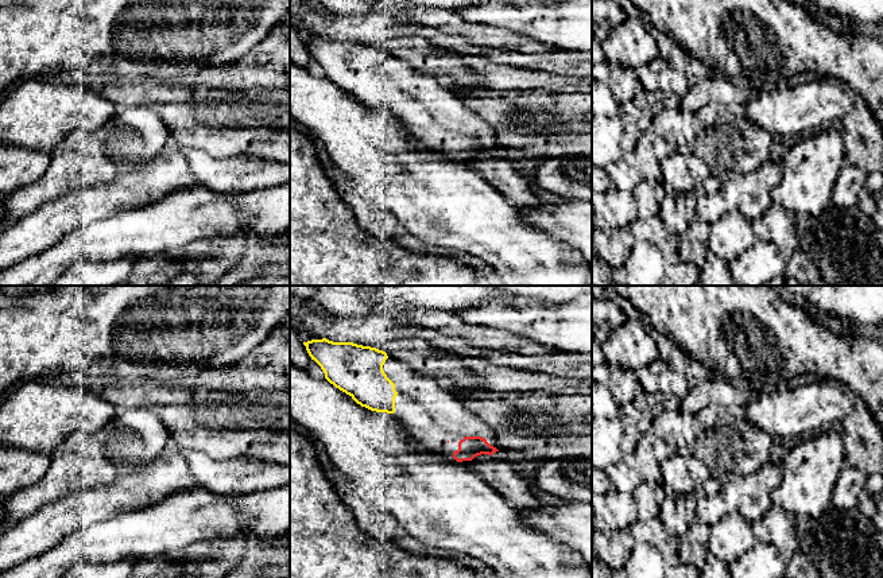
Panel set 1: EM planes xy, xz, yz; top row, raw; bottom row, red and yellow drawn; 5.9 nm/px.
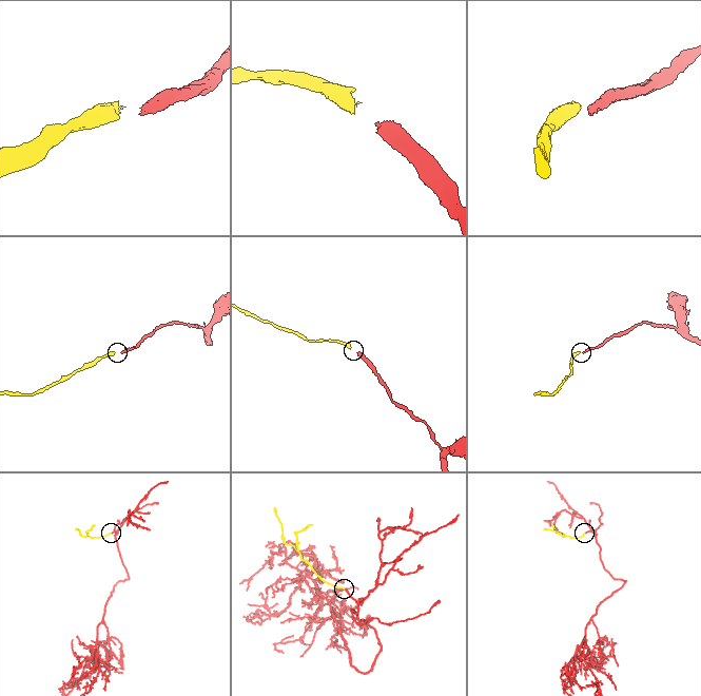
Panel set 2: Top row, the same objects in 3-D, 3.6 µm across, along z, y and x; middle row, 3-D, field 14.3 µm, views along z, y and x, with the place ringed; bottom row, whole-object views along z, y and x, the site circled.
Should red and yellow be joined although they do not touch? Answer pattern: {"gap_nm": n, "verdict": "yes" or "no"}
{"gap_nm": 360, "verdict": "yes"}

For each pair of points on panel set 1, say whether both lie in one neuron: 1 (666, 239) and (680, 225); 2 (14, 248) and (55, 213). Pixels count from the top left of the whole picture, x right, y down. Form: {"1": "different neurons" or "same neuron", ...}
{"1": "different neurons", "2": "same neuron"}

